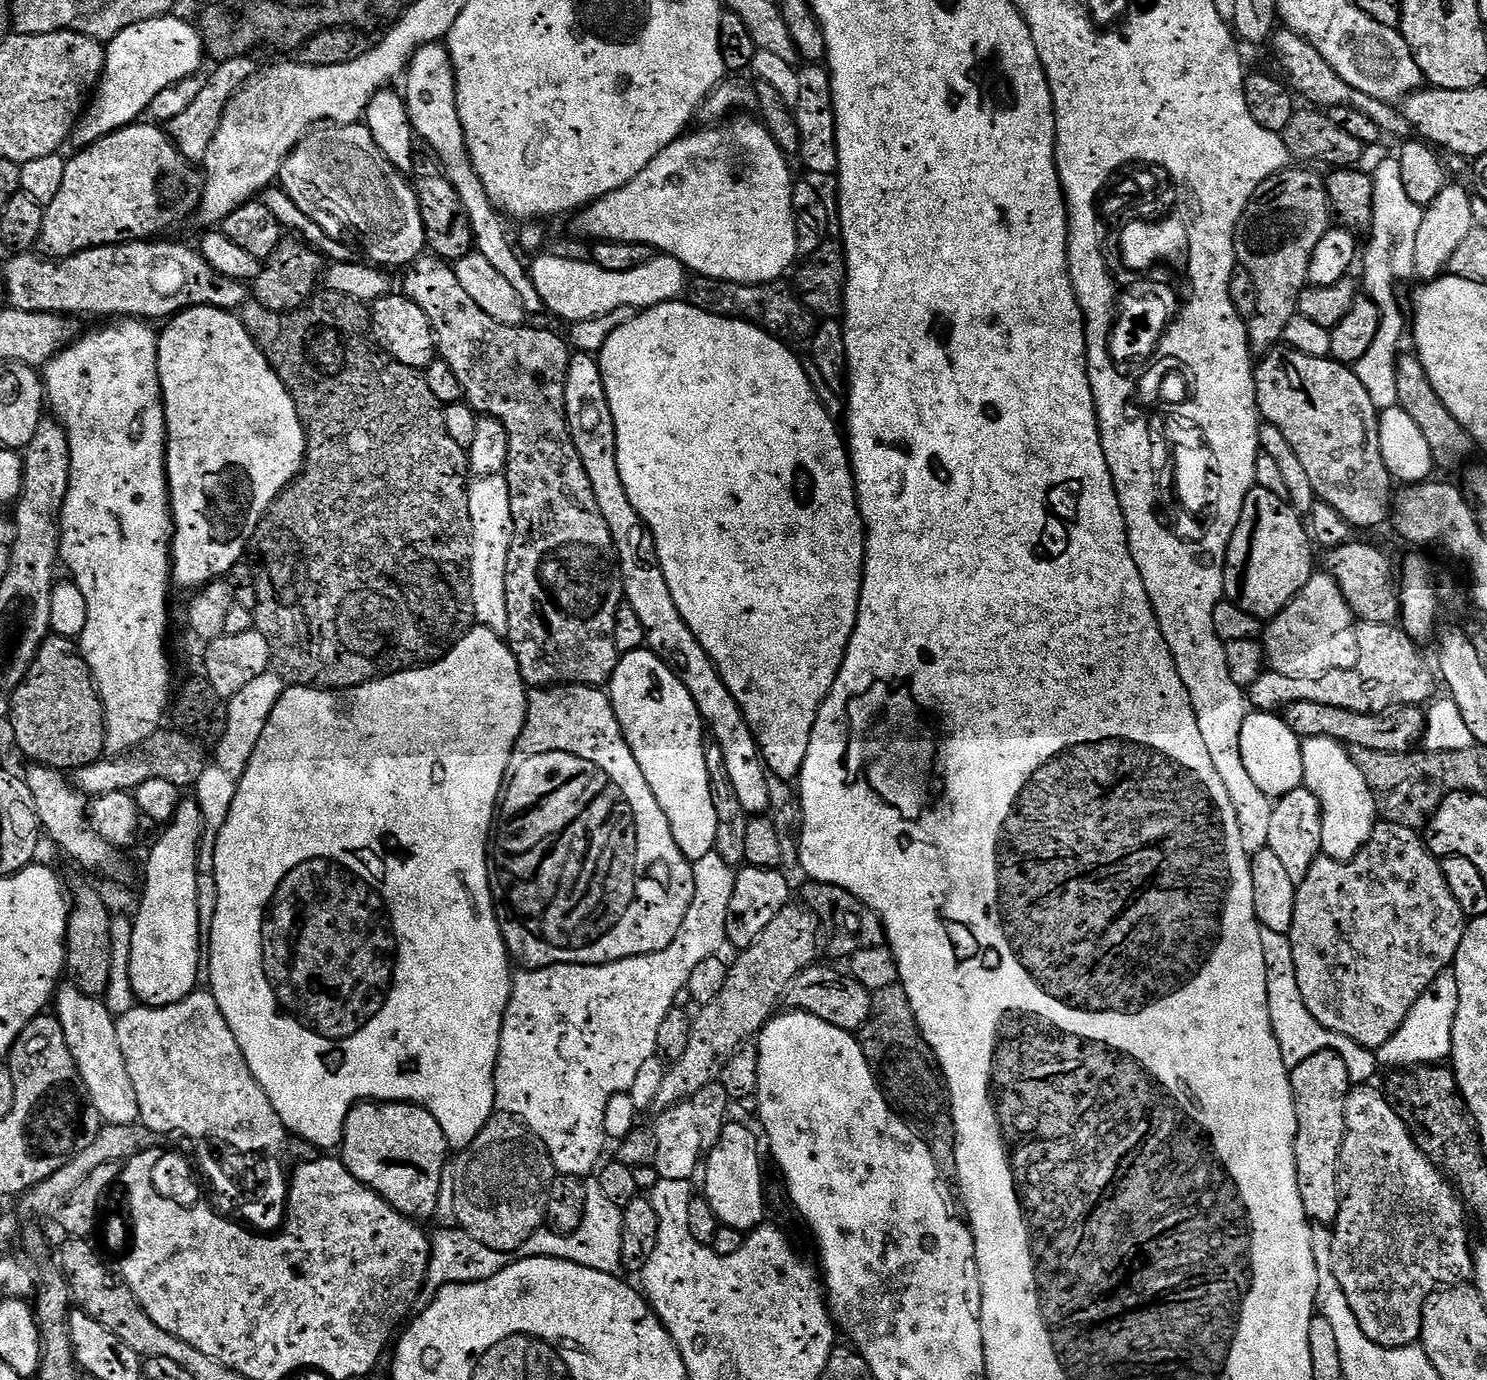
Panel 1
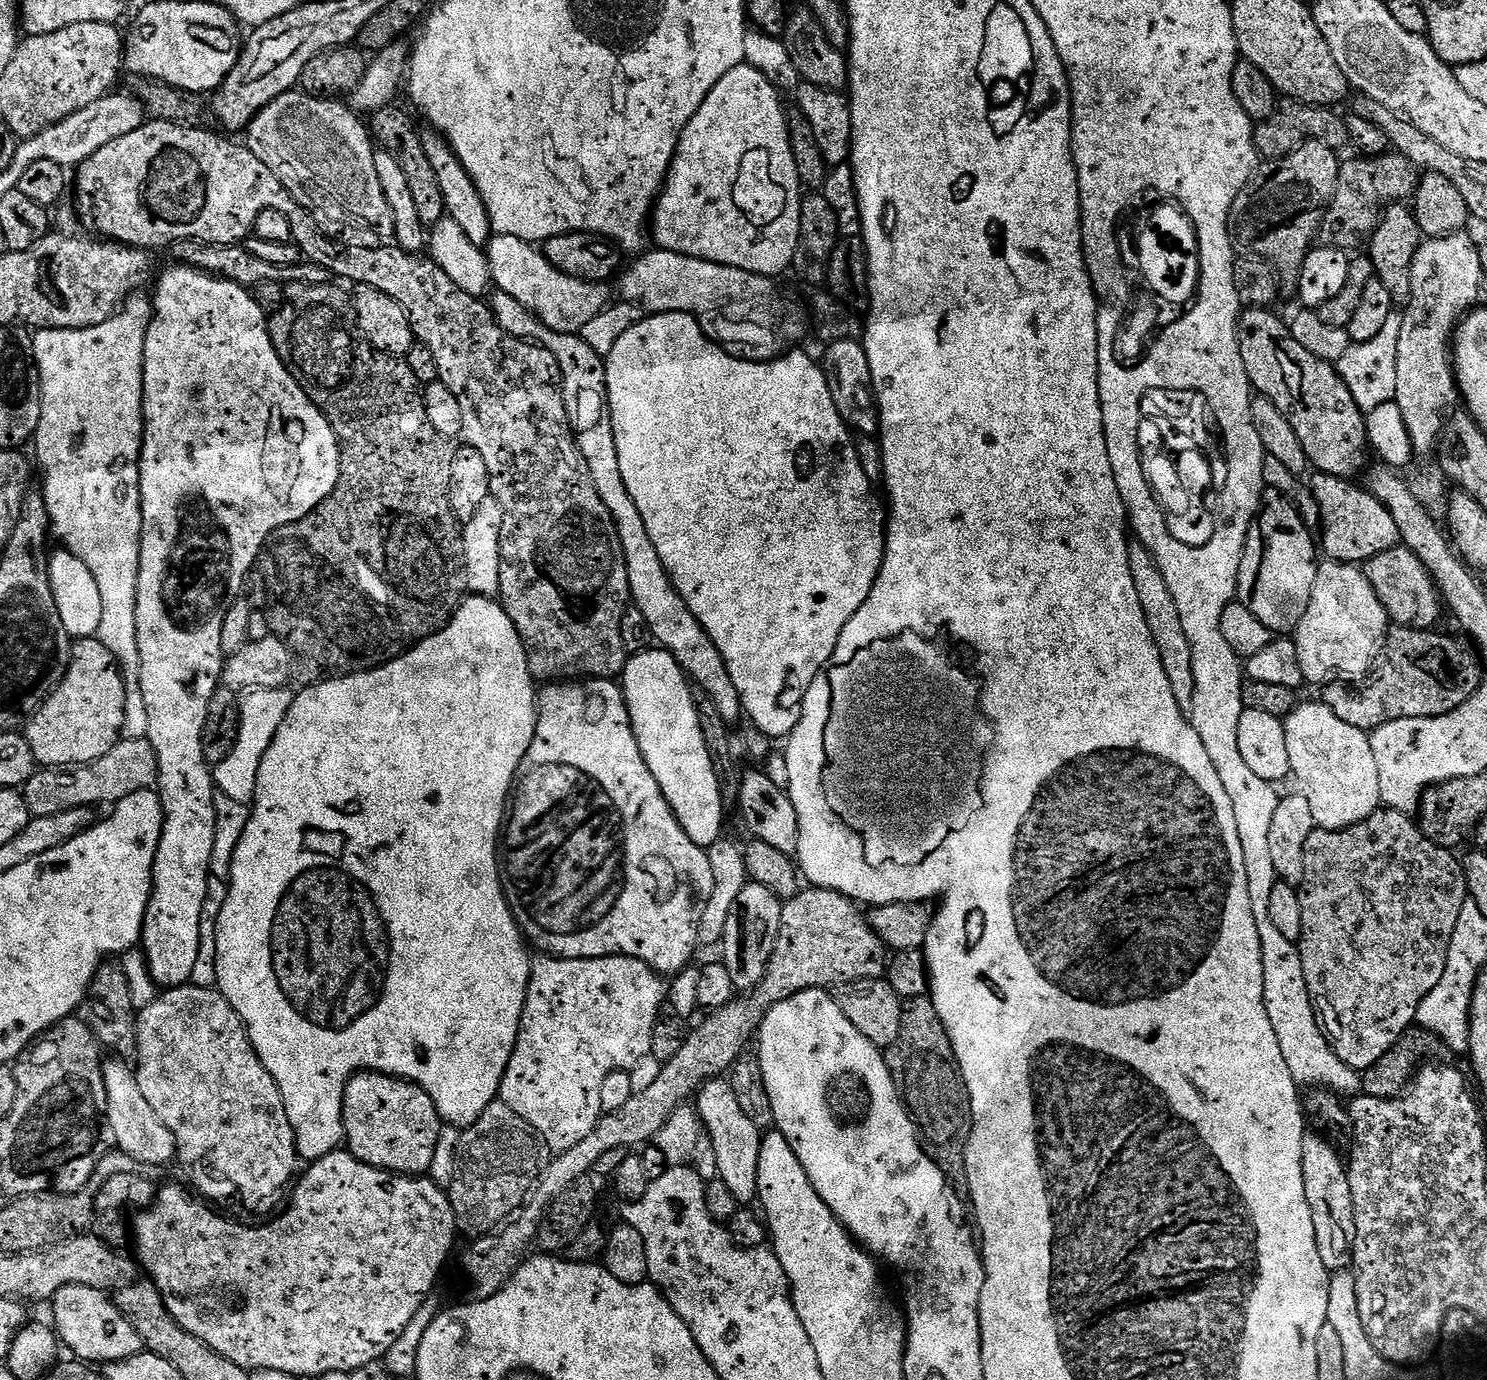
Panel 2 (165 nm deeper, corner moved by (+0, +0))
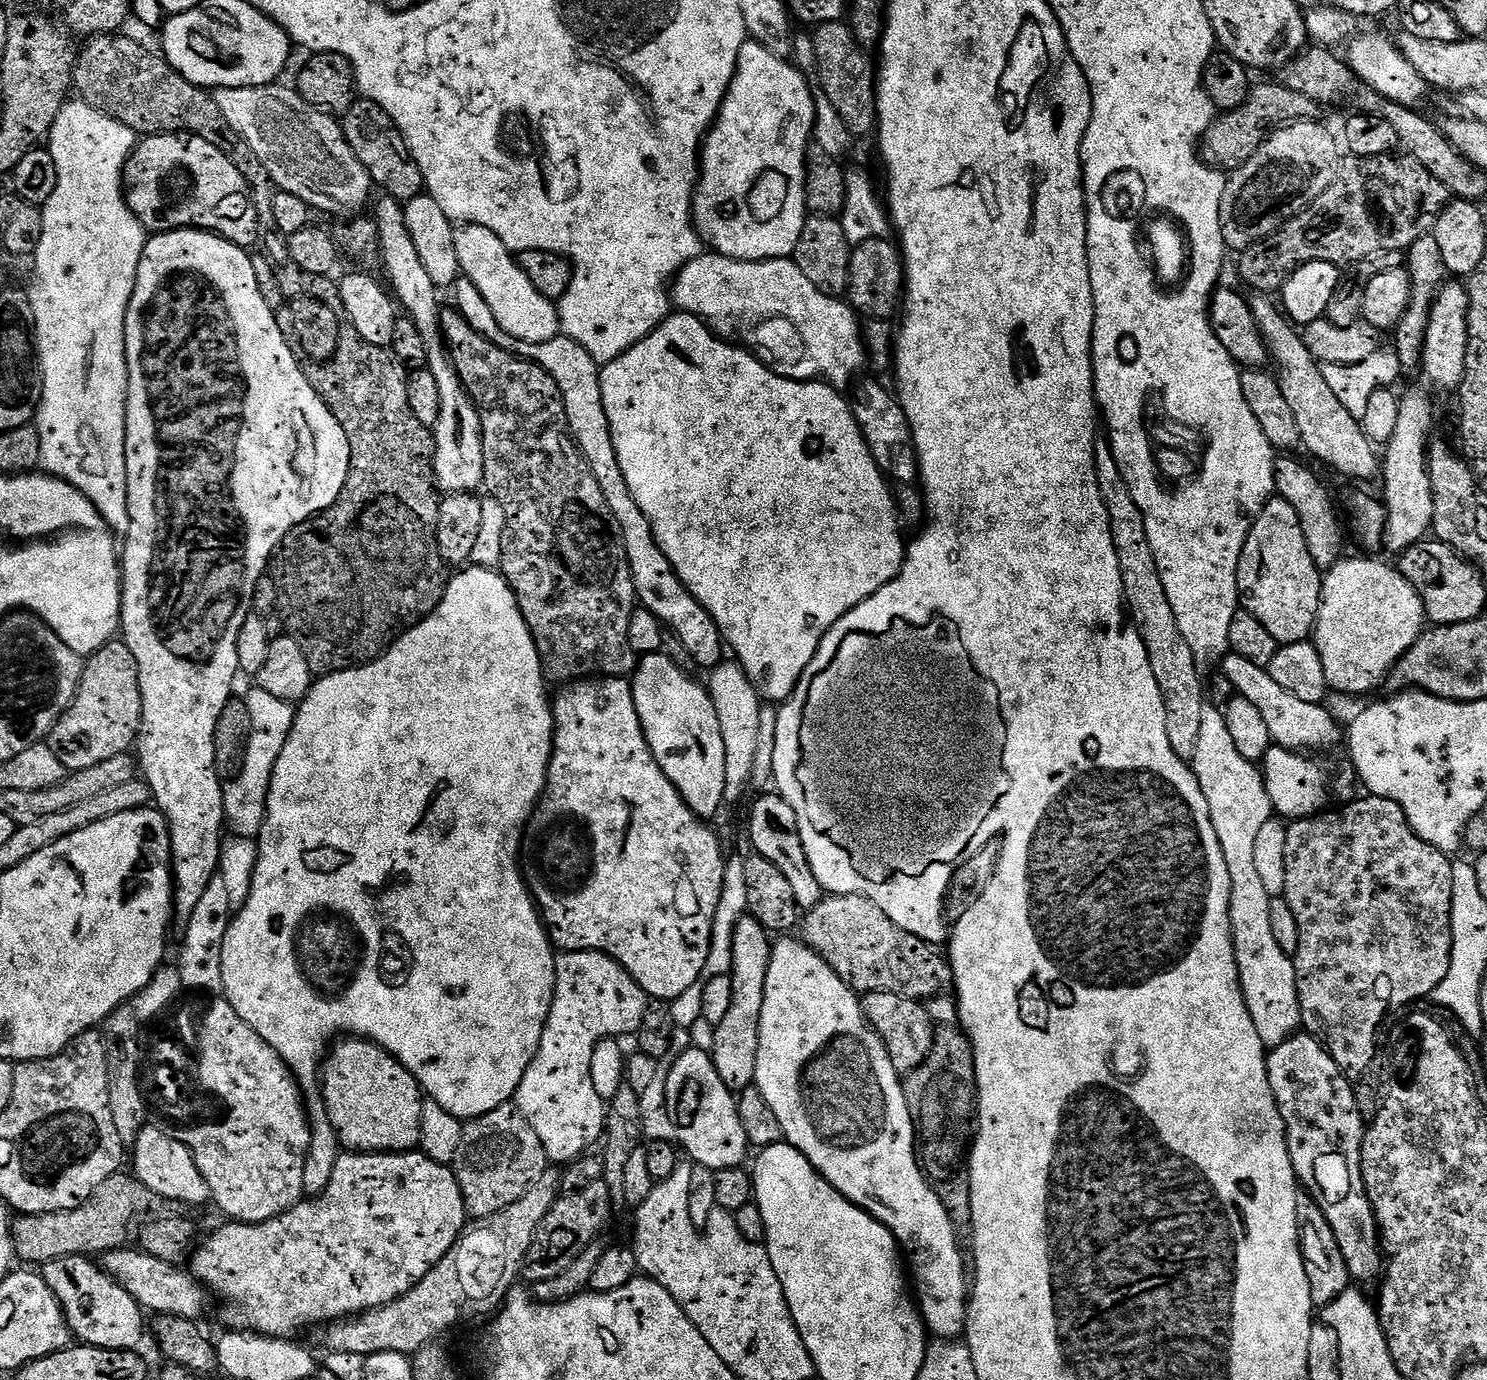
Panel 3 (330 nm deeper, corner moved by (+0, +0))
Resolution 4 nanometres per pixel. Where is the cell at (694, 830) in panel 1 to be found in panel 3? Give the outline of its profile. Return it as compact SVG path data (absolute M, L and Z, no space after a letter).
M653 654L643 657L631 677L634 706L642 722L642 730L658 766L670 778L678 794L690 806L690 810L701 818L709 818L725 803L726 790L726 742L722 742L722 726L718 726L718 710L708 697L708 689L703 683L695 684L670 657Z

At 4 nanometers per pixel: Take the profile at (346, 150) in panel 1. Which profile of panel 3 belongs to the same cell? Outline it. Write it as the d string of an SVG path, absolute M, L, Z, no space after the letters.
M277 82L257 88L217 88L214 99L229 128L245 140L258 158L262 158L262 166L266 166L268 176L279 191L298 194L298 198L302 198L309 208L317 213L329 212L332 216L340 216L336 218L352 218L363 213L368 195L374 192L374 185L366 166L362 166L354 150L350 150L341 121L321 108L310 106L310 102L301 98L295 87L283 88L282 85Z

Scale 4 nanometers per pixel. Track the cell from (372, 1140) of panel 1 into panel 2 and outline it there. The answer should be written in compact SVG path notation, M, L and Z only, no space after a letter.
M357 1072L348 1079L348 1085L344 1088L342 1140L347 1151L363 1164L397 1176L419 1177L427 1173L428 1167L434 1162L434 1150L440 1141L441 1131L441 1118L436 1113L436 1107L431 1098L415 1084L400 1080L397 1076L383 1076L381 1072Z

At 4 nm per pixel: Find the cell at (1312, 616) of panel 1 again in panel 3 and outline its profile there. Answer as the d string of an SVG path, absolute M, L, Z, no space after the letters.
M1341 558L1329 572L1323 573L1320 586L1320 609L1316 619L1316 631L1314 633L1314 643L1318 652L1318 658L1322 660L1322 670L1326 670L1326 682L1333 693L1345 692L1348 696L1360 696L1363 692L1372 692L1380 683L1389 679L1390 673L1395 668L1396 663L1407 654L1414 645L1420 633L1425 631L1426 617L1424 614L1424 604L1420 600L1420 595L1414 590L1401 573L1392 565L1383 564L1378 558L1366 558L1370 560L1348 560Z

